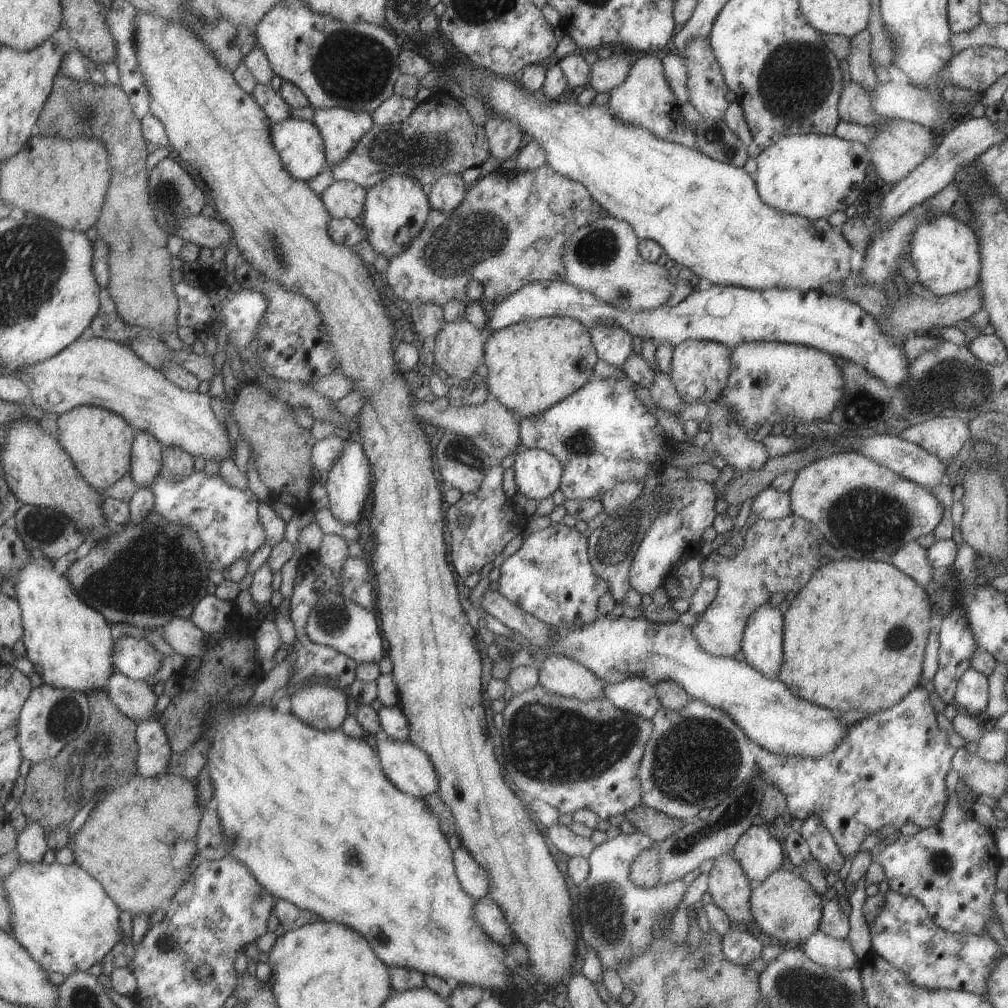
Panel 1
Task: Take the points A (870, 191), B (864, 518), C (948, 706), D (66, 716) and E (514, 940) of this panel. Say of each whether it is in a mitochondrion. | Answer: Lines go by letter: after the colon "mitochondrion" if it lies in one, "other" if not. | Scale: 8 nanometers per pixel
A: other
B: mitochondrion
C: other
D: mitochondrion
E: other

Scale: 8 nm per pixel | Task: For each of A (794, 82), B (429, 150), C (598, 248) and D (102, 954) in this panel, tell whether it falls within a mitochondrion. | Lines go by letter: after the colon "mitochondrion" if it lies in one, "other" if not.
A: mitochondrion
B: mitochondrion
C: mitochondrion
D: other

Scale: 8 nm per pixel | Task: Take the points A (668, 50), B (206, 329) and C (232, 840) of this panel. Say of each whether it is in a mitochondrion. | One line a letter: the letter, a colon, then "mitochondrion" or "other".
A: other
B: other
C: other

